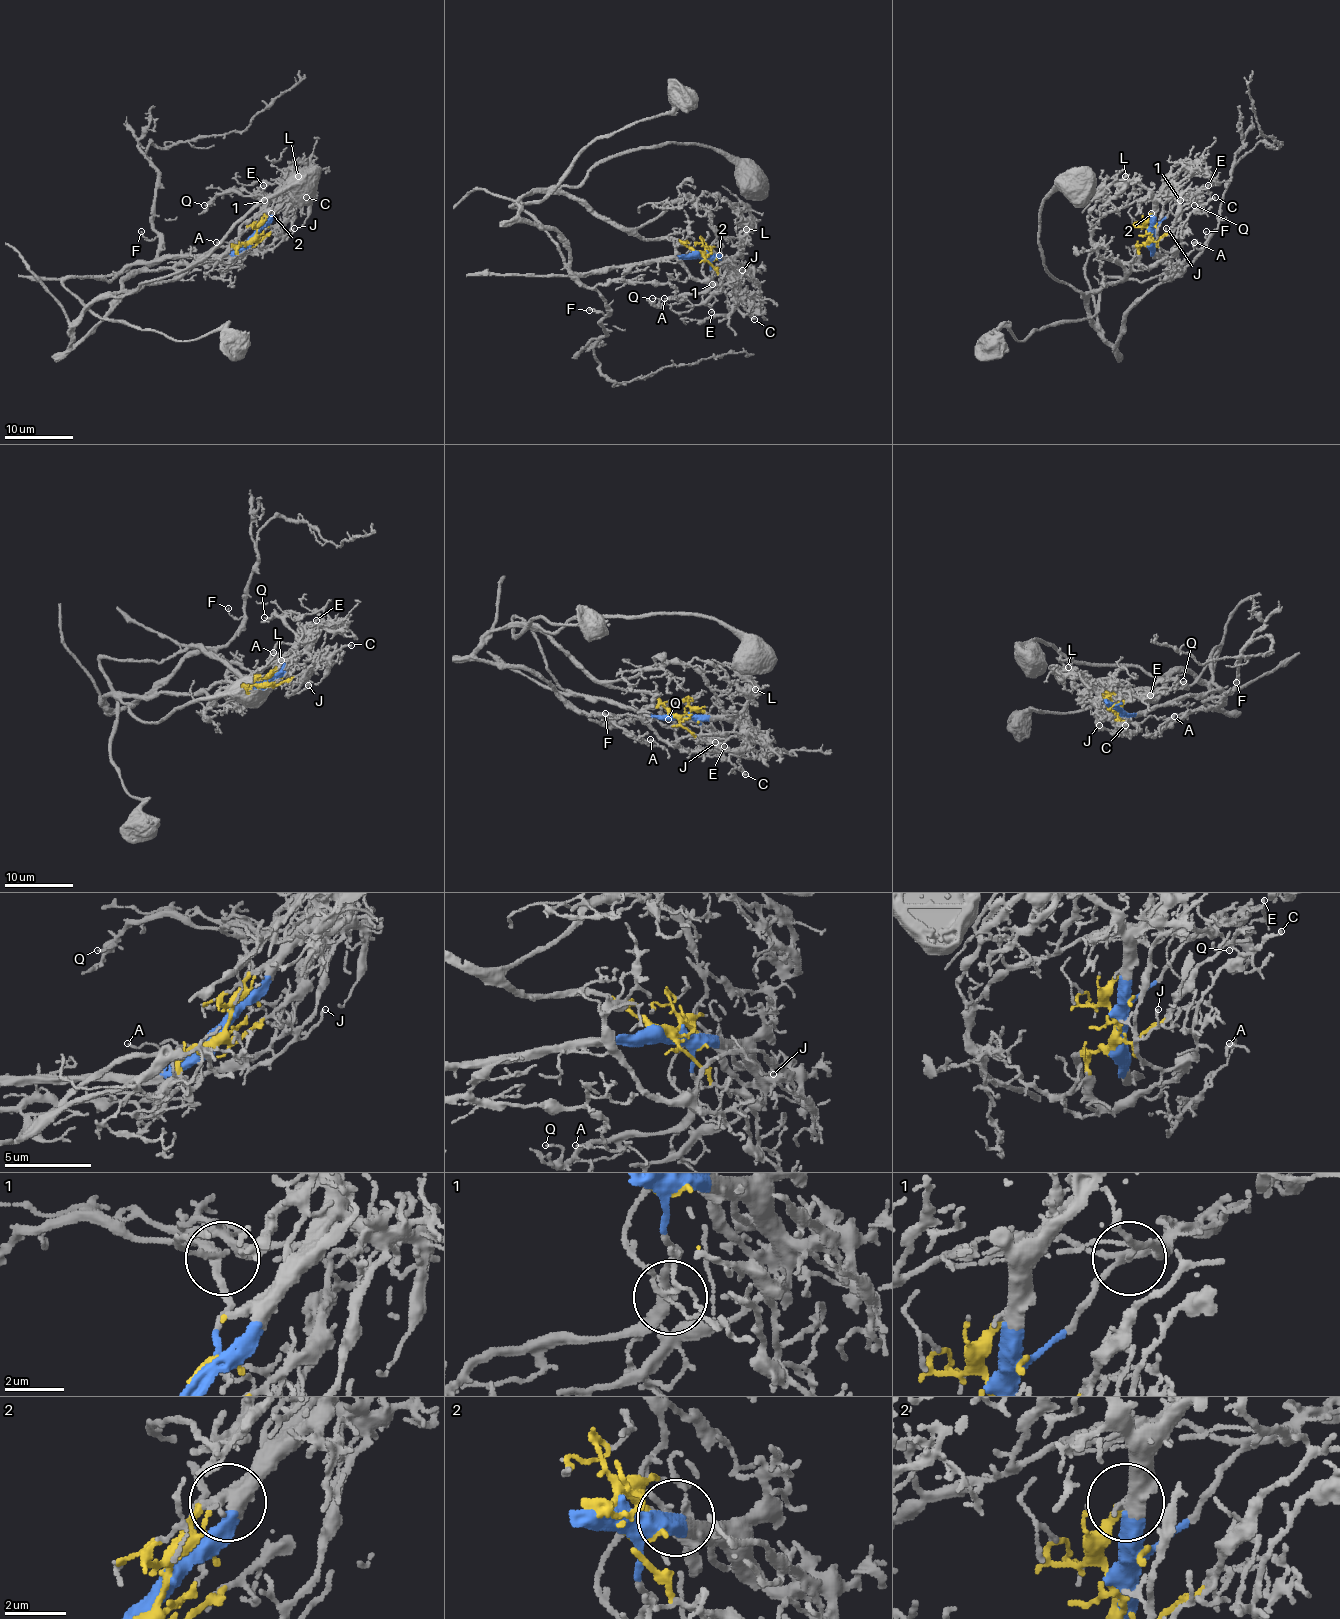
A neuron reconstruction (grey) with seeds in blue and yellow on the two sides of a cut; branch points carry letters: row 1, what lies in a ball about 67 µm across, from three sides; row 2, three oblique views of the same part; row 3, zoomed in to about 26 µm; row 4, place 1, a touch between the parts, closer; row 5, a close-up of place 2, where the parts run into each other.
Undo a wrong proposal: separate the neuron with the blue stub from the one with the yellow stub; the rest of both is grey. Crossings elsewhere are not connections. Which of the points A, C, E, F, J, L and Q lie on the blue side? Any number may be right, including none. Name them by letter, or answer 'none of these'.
E, L, Q

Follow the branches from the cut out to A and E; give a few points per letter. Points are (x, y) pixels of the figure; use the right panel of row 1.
A: (1149, 238), (1120, 281), (1089, 294), (1089, 317), (1113, 344), (1122, 317), (1184, 272), (1175, 267), (1194, 241)
E: (1149, 238), (1151, 229), (1178, 200), (1196, 195), (1208, 185)

